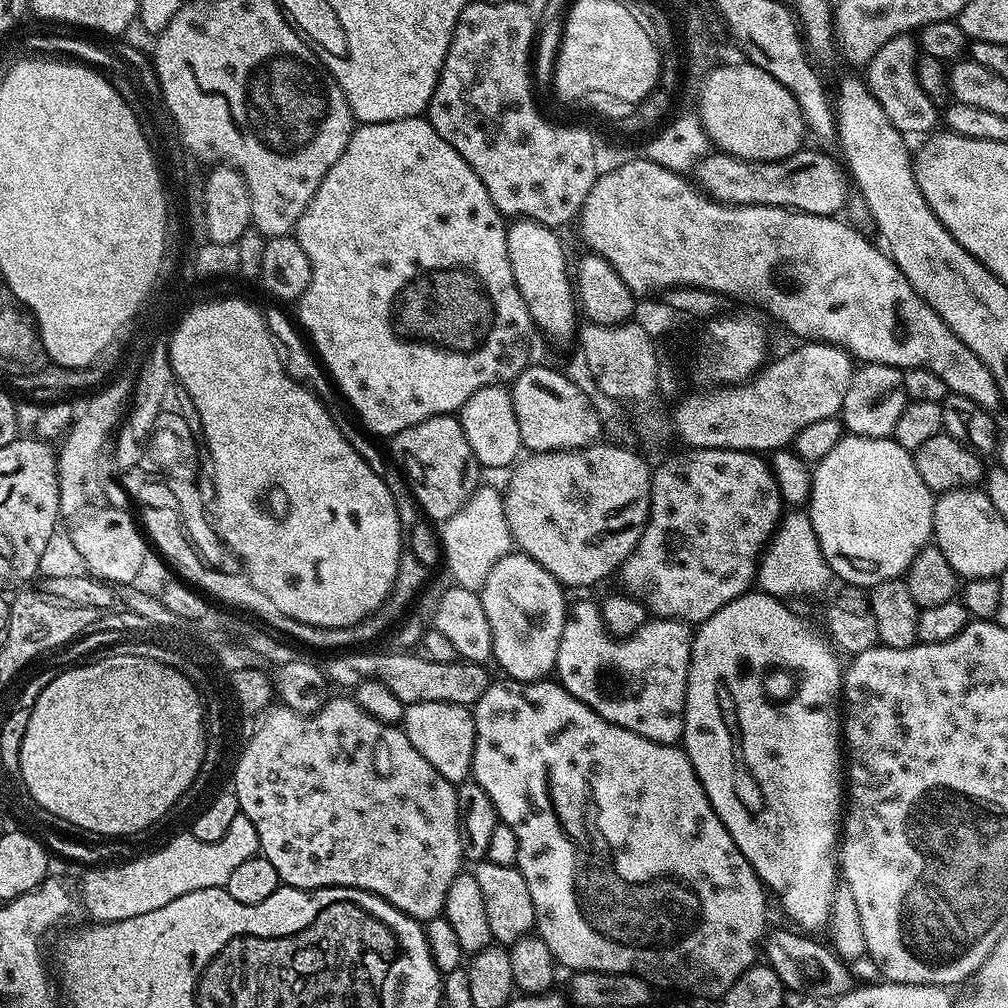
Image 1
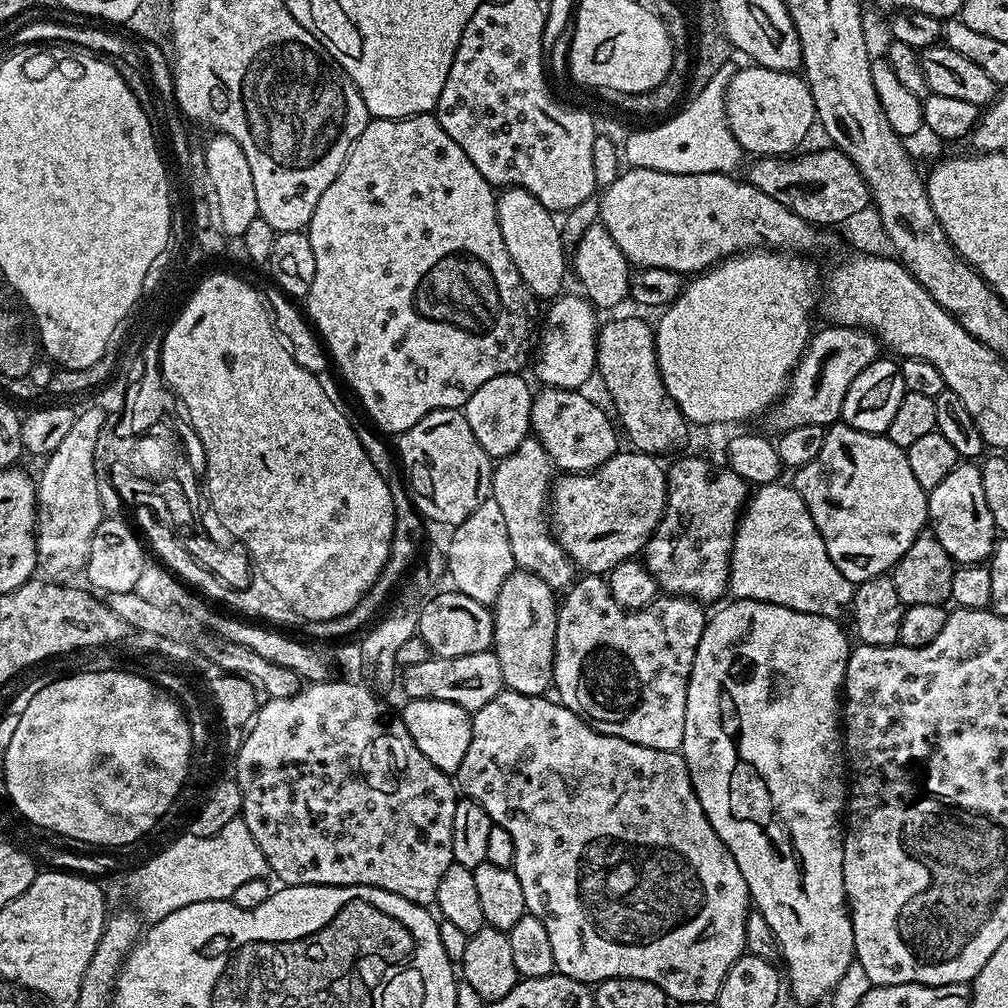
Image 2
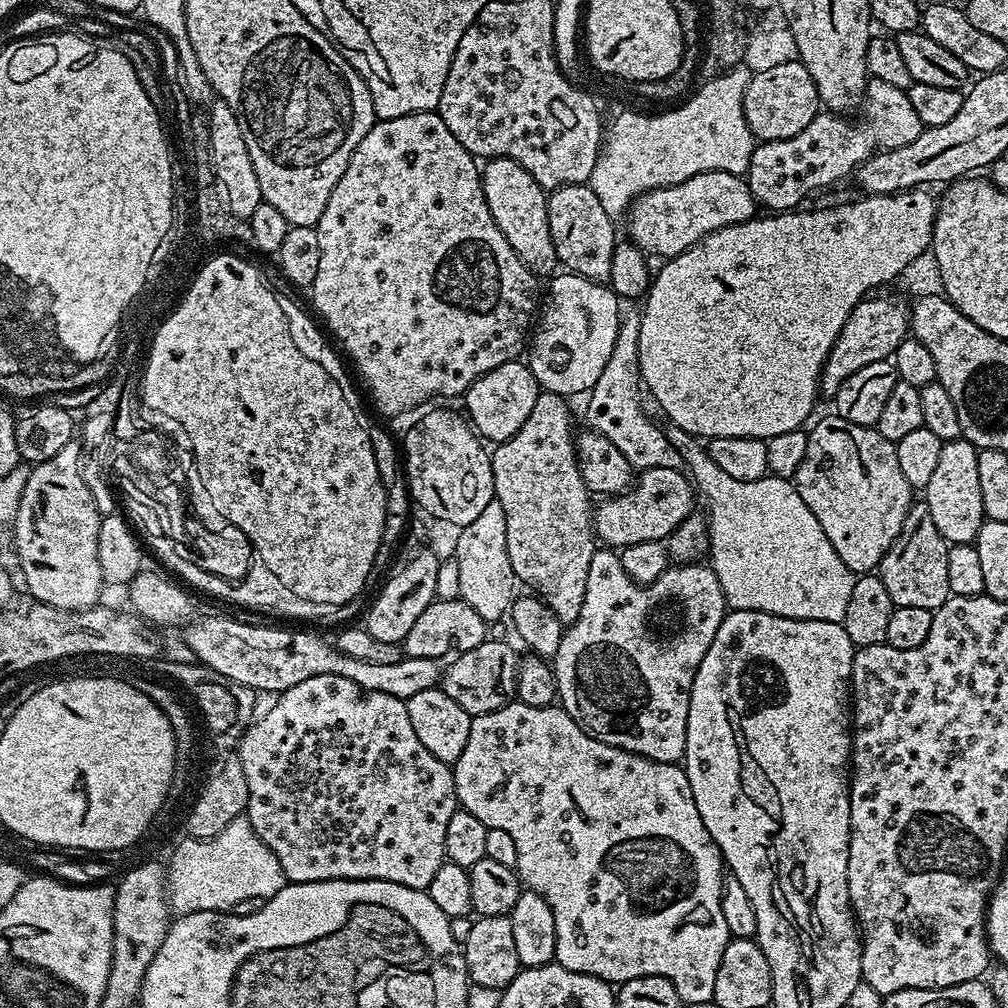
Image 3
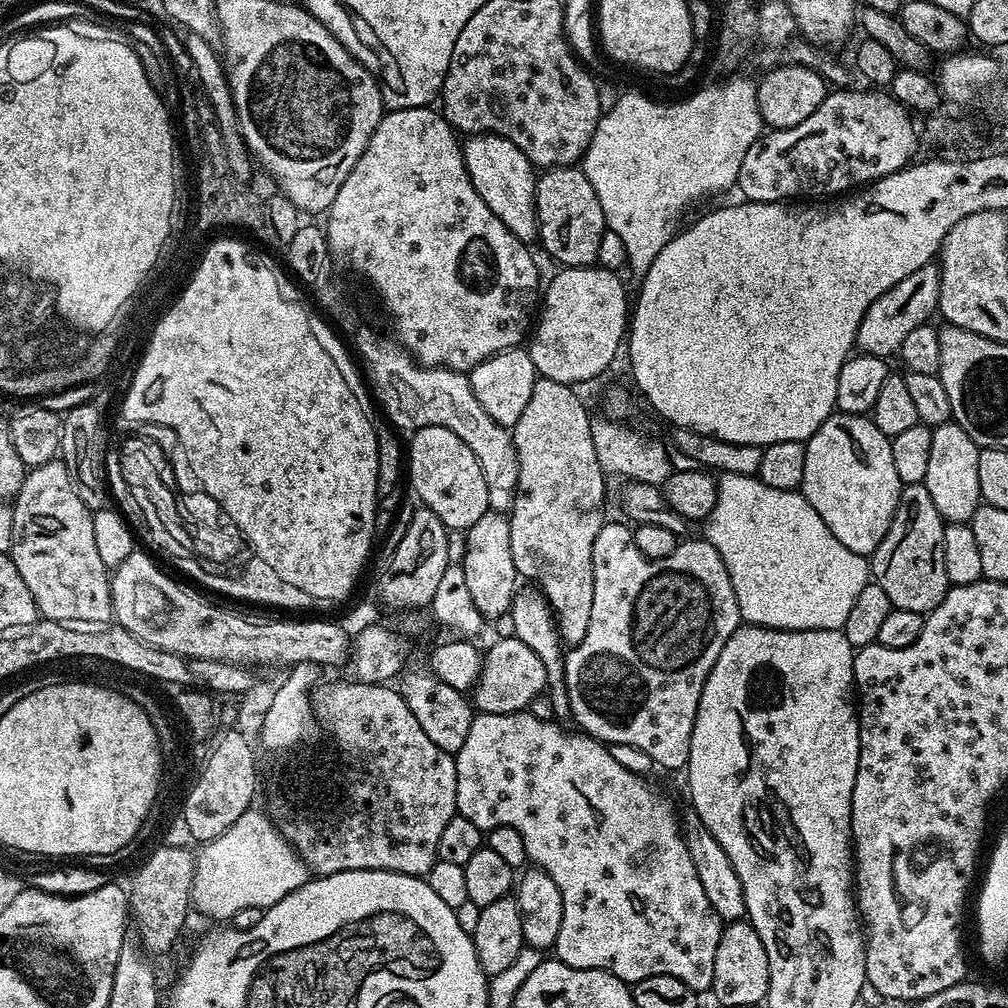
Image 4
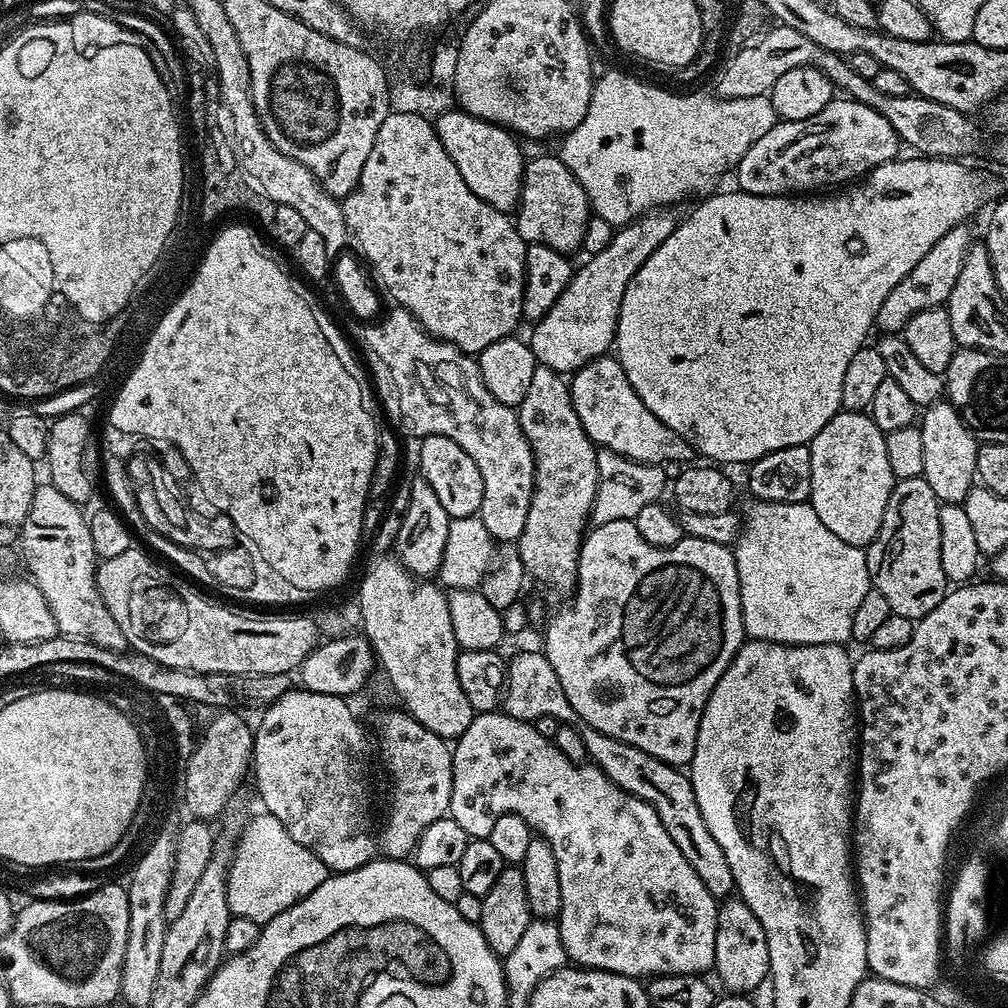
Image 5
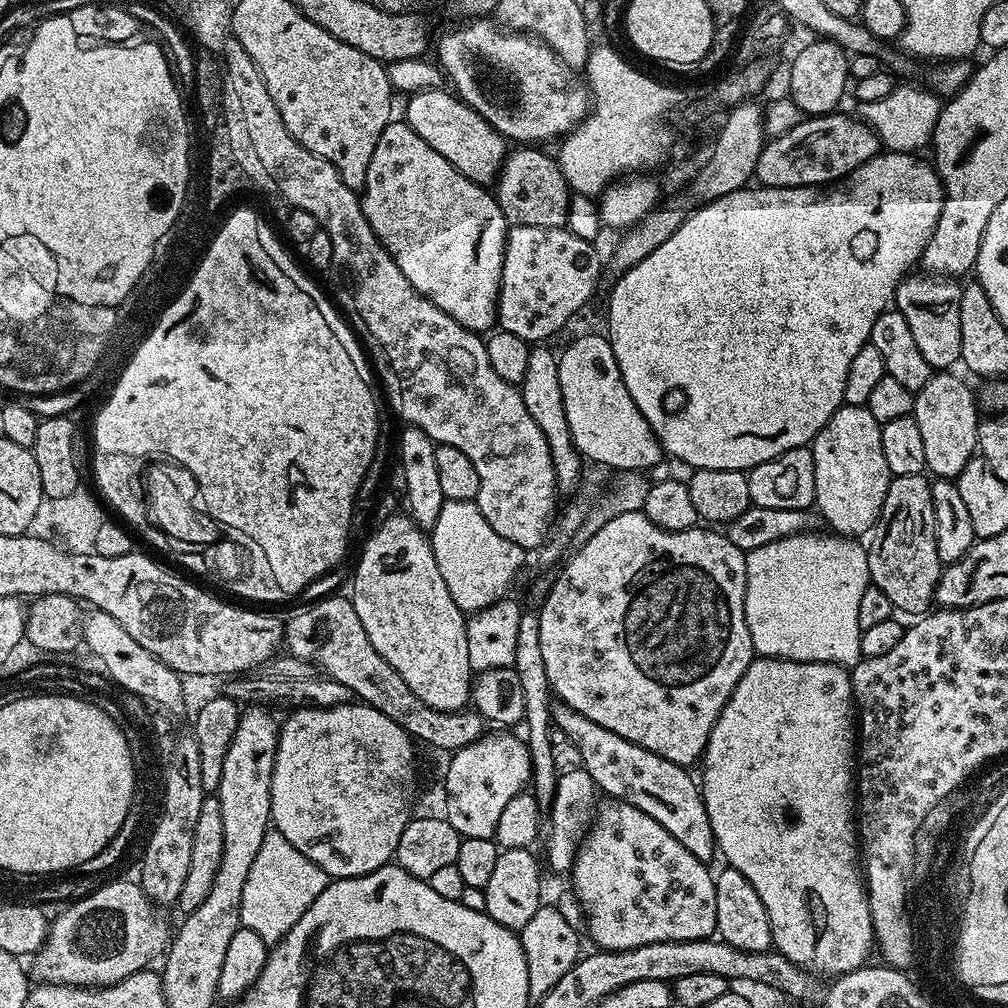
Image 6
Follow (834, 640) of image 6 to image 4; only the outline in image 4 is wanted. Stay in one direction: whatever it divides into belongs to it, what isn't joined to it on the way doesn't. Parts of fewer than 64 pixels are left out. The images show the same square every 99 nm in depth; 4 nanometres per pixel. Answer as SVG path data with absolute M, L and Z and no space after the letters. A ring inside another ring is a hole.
M729 472L719 473L716 481L716 501L714 510L708 516L706 521L706 538L718 550L722 562L726 566L726 574L730 574L730 586L734 586L734 598L738 602L738 610L743 623L757 624L763 628L777 628L778 630L834 630L835 628L843 629L846 617L850 615L850 609L854 606L855 600L858 599L862 586L870 583L870 560L867 556L854 554L854 550L846 550L834 534L830 534L830 526L818 518L818 510L806 502L803 492L797 490L774 490L774 486L766 486L756 476L747 476L746 474L730 474Z

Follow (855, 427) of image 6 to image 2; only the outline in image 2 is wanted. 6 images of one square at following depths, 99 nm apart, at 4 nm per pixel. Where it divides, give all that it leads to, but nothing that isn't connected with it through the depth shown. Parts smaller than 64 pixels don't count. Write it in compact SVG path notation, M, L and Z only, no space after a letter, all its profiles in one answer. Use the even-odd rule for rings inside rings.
M837 422L825 431L822 451L818 454L818 458L814 458L814 462L806 466L795 469L794 476L796 476L794 487L806 502L806 510L810 510L810 518L814 518L814 526L818 526L818 534L822 534L822 542L826 542L826 554L830 554L830 562L834 562L834 566L838 566L838 570L842 570L844 577L852 581L853 585L861 584L862 581L875 576L891 573L896 563L902 558L902 554L906 554L906 550L914 546L914 542L922 535L929 523L928 492L922 486L918 486L918 481L914 479L914 474L910 471L907 451L894 446L894 442L890 442L887 435L875 436L869 432L854 430L846 423Z

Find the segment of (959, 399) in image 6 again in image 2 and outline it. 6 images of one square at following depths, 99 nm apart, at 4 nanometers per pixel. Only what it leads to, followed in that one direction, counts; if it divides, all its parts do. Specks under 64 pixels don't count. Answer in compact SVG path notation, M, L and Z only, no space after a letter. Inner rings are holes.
M960 462L938 486L928 492L928 519L931 535L942 542L942 550L950 554L957 565L984 564L992 554L998 539L994 517L986 507L986 494L982 494L982 474L972 462Z

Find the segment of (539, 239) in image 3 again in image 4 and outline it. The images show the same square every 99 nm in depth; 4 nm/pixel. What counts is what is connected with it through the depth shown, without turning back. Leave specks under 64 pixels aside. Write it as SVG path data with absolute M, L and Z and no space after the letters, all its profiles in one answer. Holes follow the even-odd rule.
M472 134L463 141L464 161L470 174L474 190L494 210L494 214L514 234L514 238L532 242L538 236L536 217L536 178L537 169L528 161L526 154L514 146L505 136L491 134ZM468 140L468 141L467 141Z

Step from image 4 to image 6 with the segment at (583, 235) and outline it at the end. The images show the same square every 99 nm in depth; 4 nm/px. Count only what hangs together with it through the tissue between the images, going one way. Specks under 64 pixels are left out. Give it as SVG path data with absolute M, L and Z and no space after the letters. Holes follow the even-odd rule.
M516 146L504 157L504 165L500 167L500 174L496 177L494 195L502 214L512 226L546 226L547 228L563 228L568 214L568 198L570 189L566 178L562 174L557 157L547 156L540 146Z

